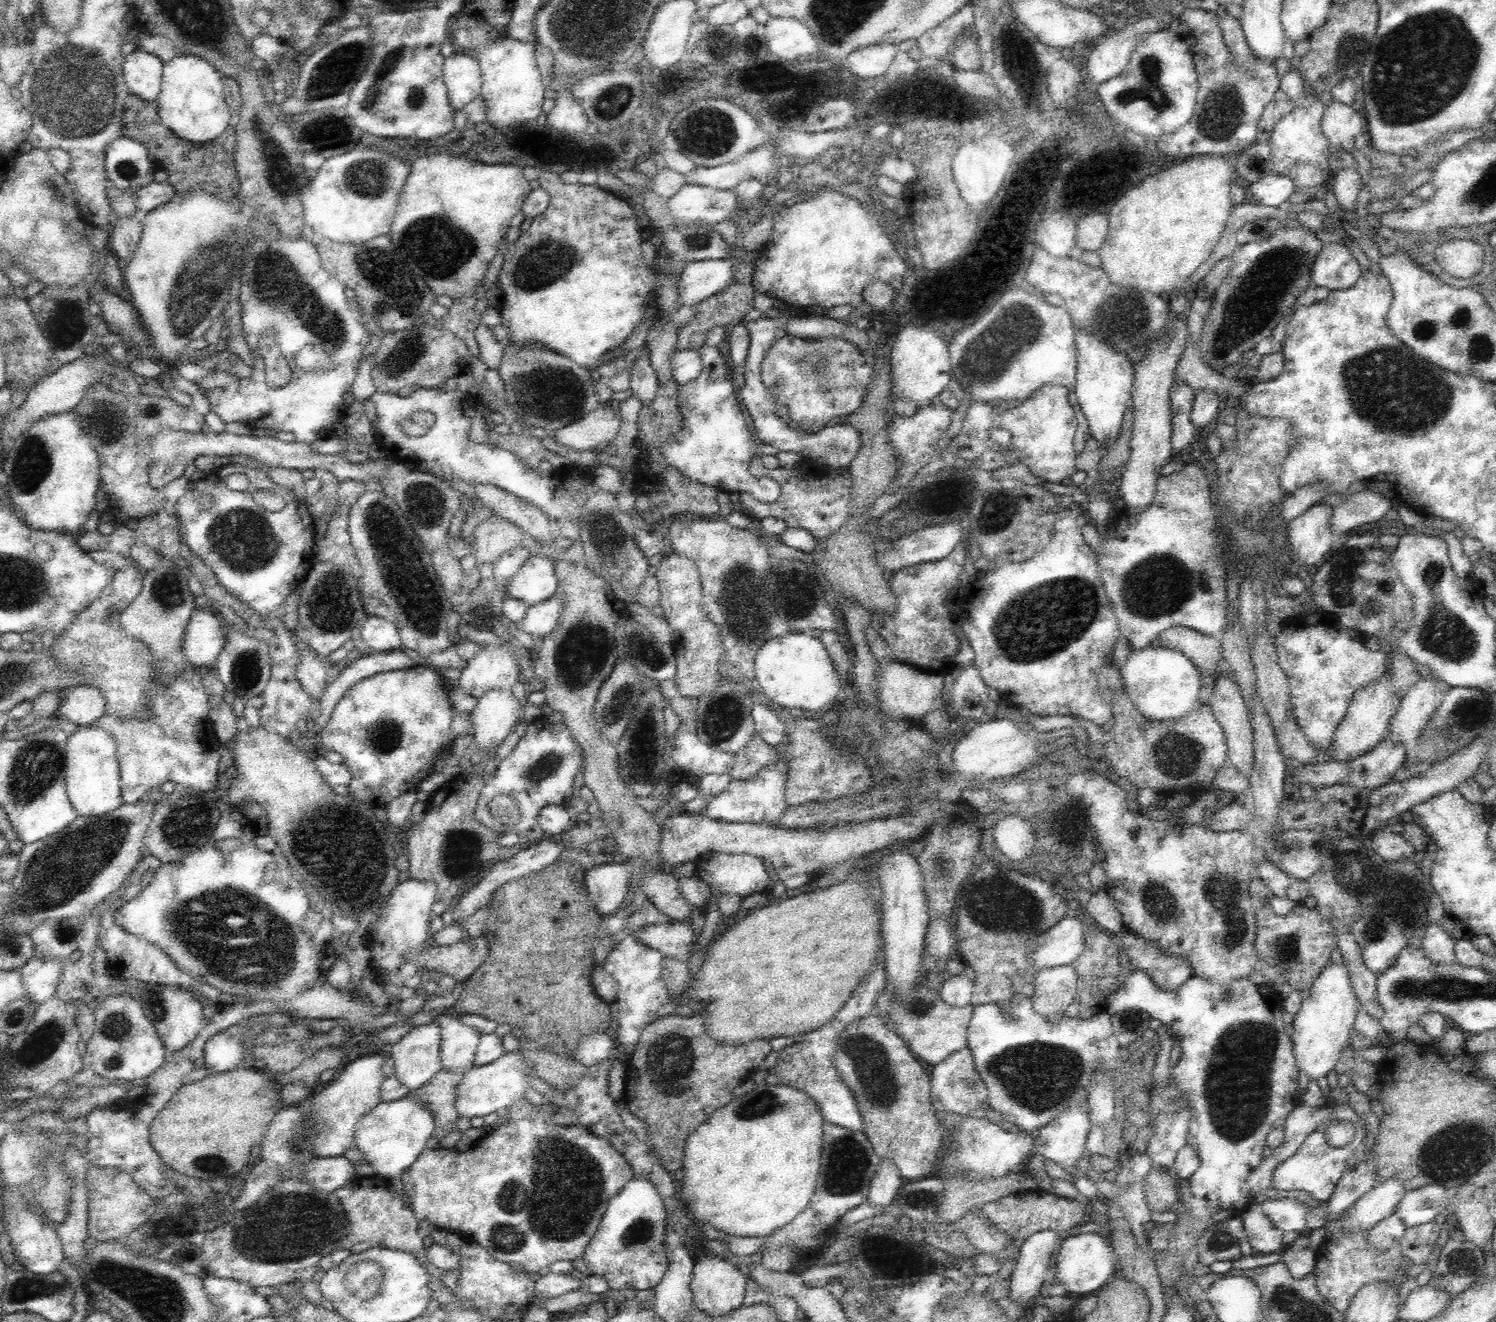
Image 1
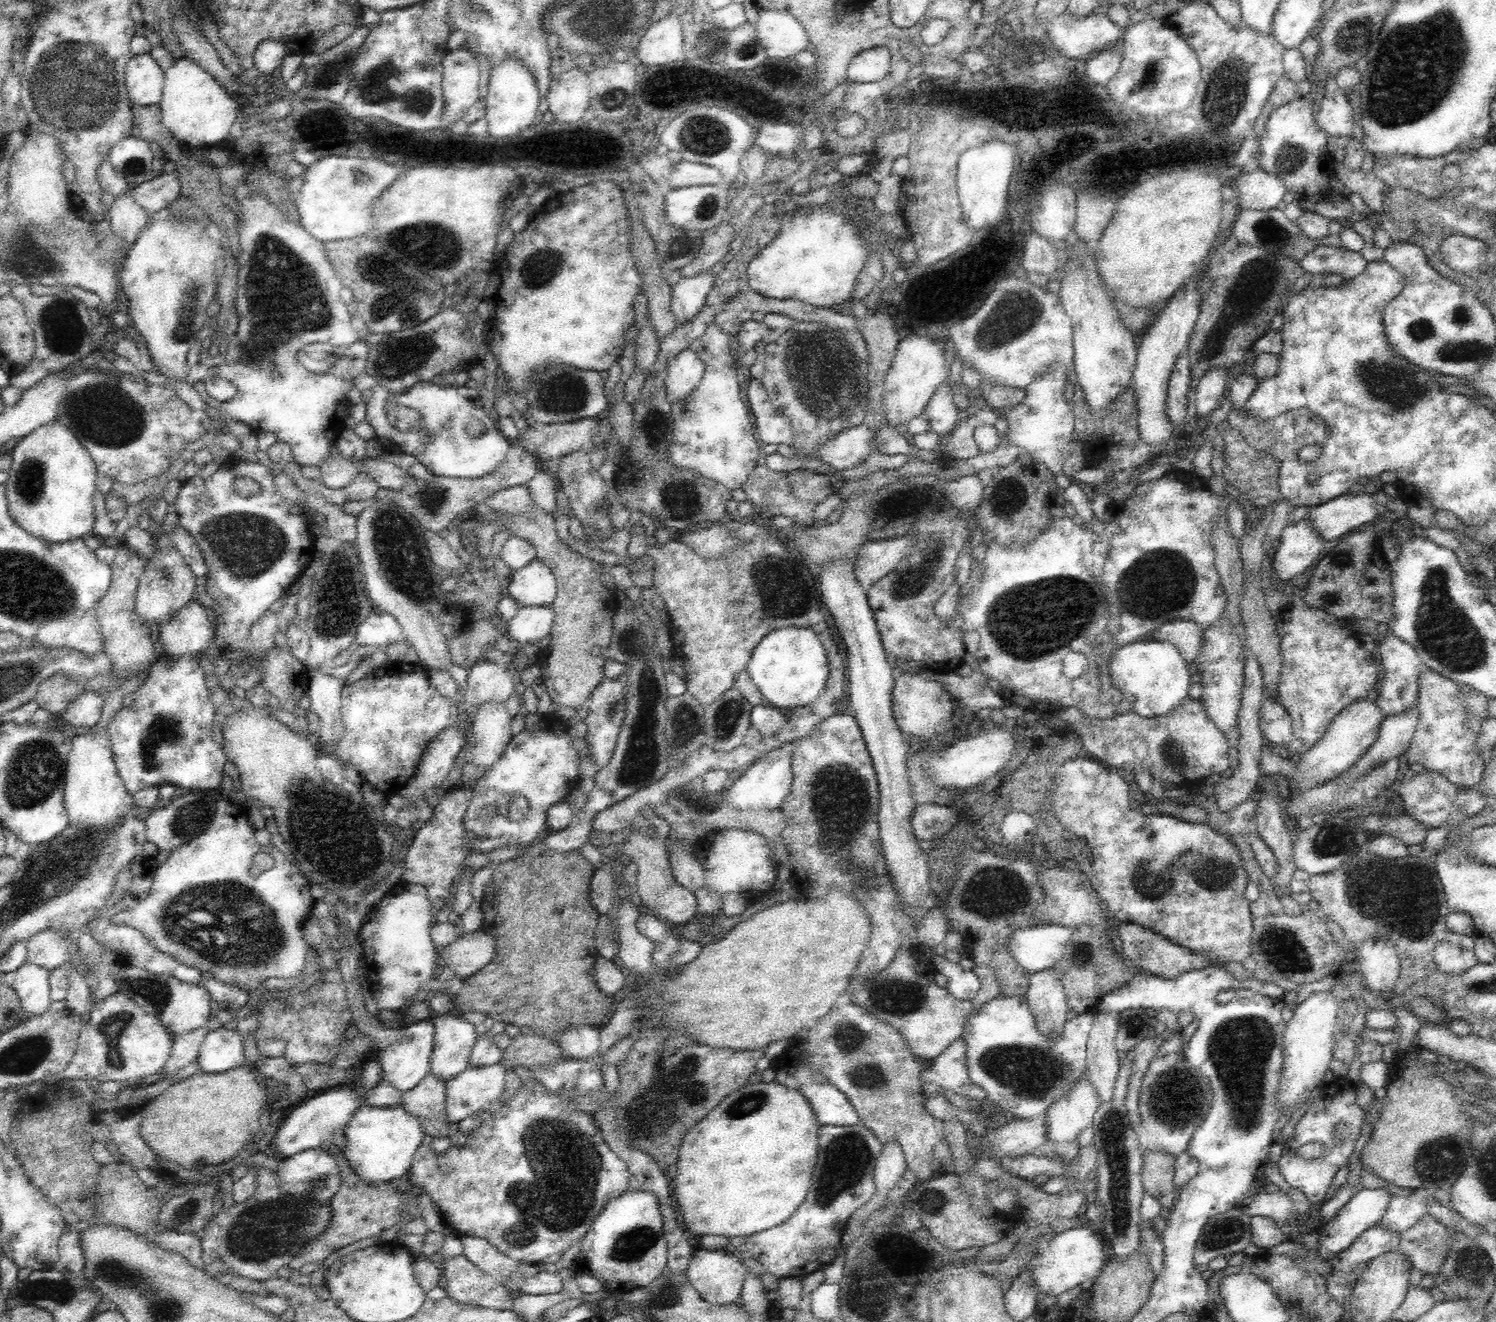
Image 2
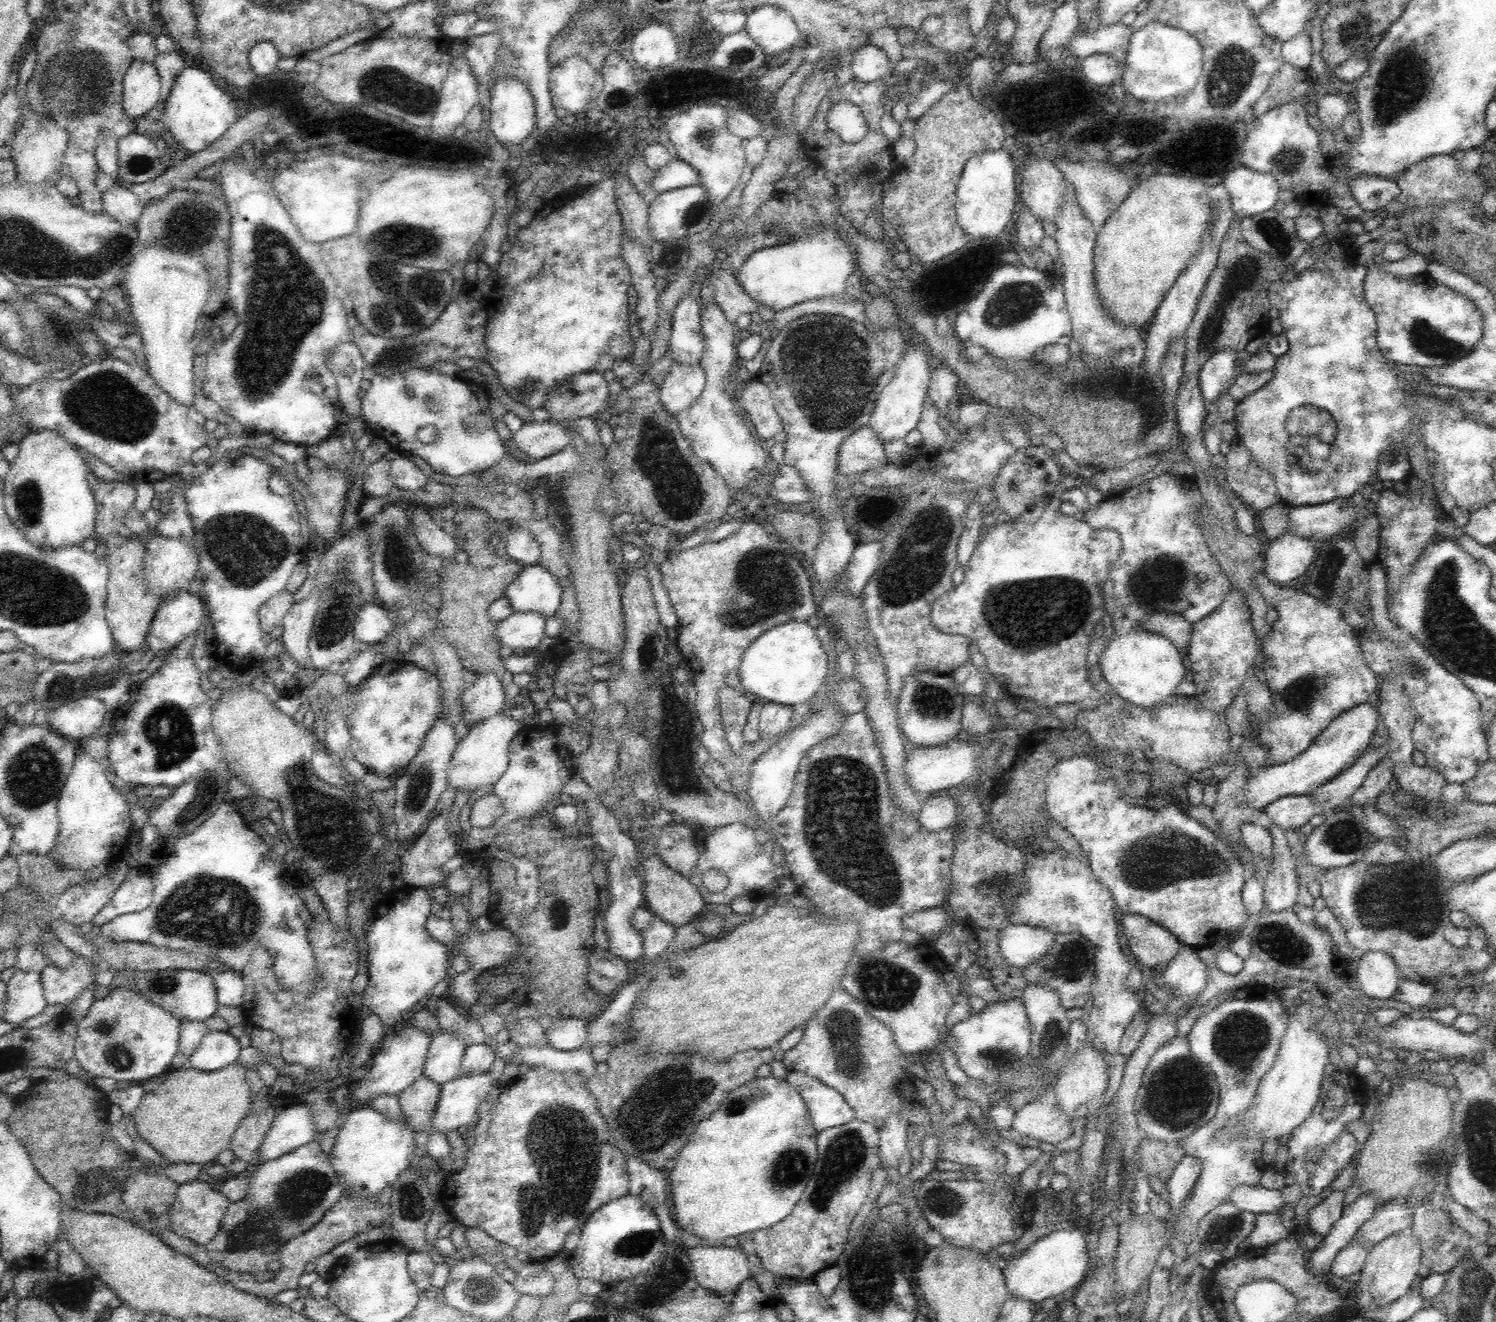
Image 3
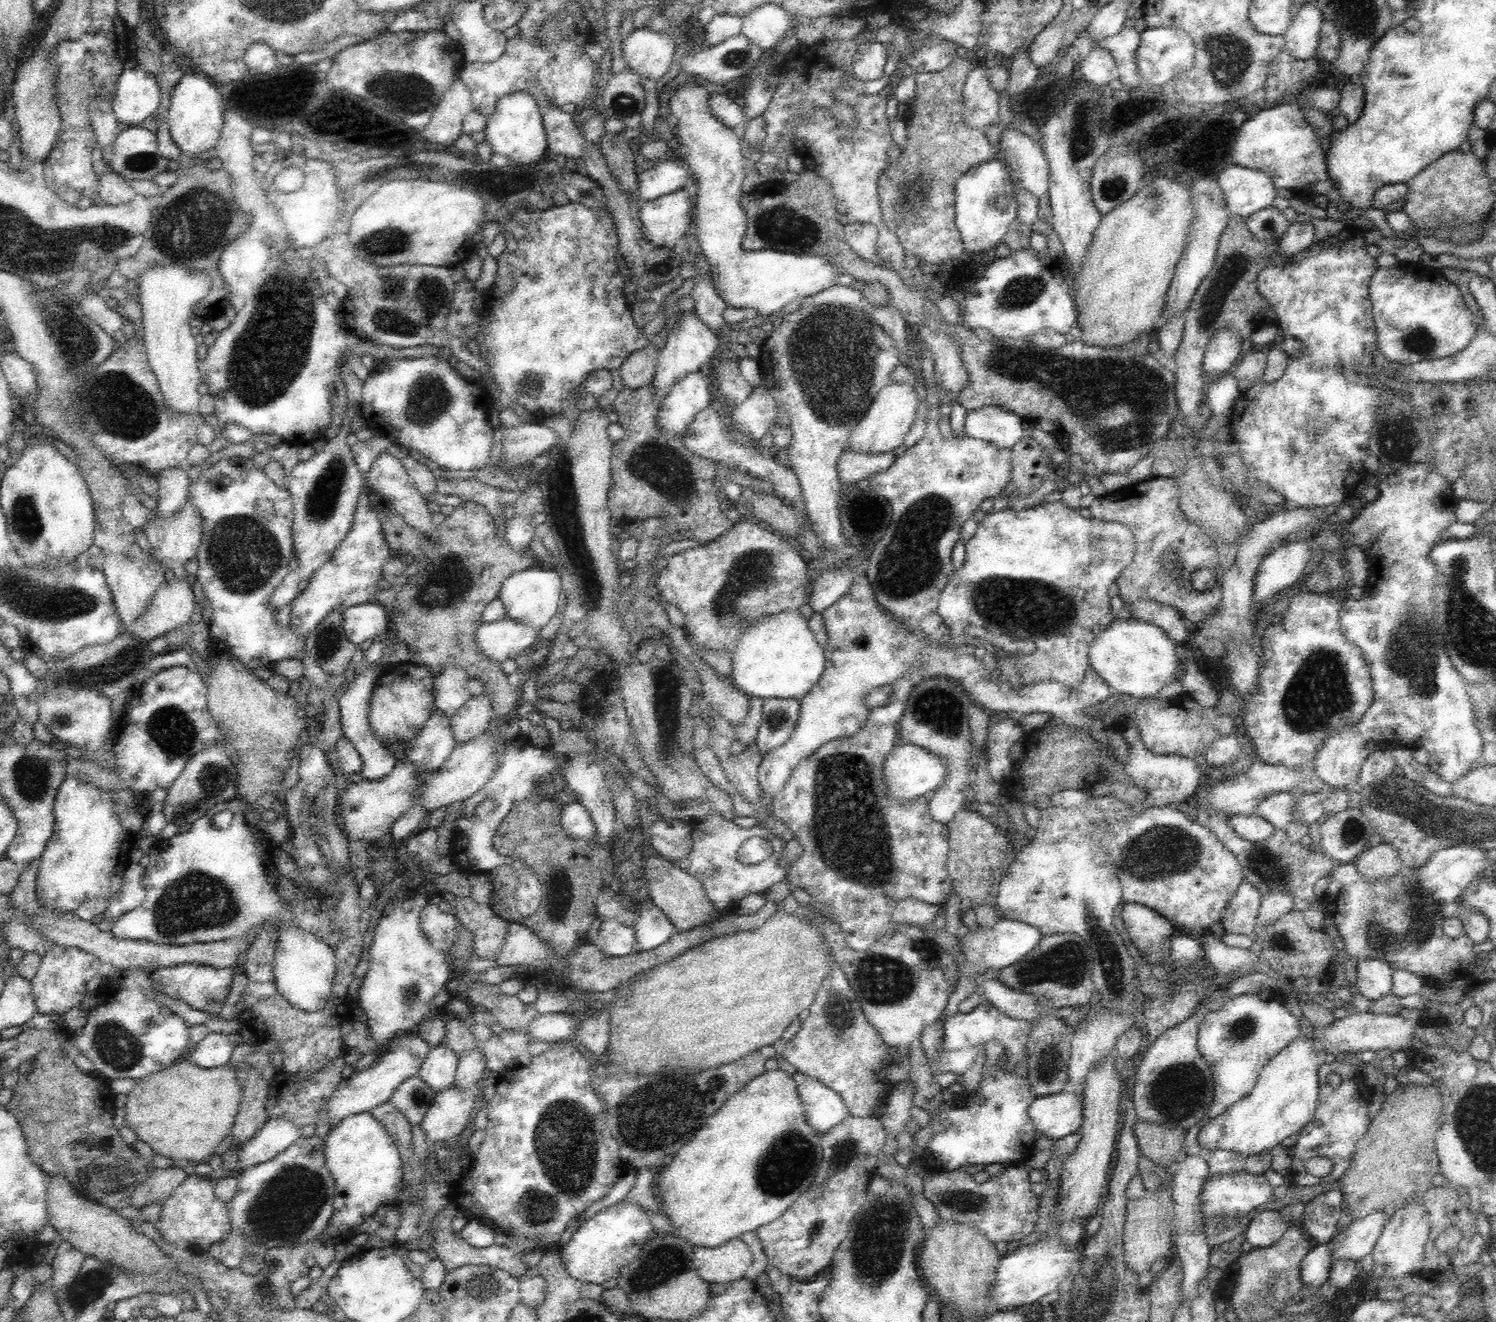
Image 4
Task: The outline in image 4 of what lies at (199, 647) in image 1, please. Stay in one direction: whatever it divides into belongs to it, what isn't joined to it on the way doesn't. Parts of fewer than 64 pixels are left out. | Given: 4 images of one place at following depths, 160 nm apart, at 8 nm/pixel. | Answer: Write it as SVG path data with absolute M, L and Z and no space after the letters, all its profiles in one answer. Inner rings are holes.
M178 578L171 582L165 580L160 589L156 590L146 611L129 627L129 631L134 636L144 640L158 638L158 636L162 636L166 632L170 633L170 630L189 622L196 604L192 588L186 580L179 580Z

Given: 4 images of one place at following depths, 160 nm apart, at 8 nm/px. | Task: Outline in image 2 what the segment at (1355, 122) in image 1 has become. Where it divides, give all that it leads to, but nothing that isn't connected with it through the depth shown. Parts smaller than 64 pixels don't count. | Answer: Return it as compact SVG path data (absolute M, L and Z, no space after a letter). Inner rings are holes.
M1336 84L1326 86L1324 98L1316 112L1317 126L1324 130L1329 138L1349 136L1353 132L1354 110Z

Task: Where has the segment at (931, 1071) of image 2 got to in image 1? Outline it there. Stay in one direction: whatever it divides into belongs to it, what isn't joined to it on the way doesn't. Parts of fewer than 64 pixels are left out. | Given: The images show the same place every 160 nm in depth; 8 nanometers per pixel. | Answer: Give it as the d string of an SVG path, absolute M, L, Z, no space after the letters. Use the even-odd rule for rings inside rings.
M968 1046L950 1054L943 1062L934 1065L931 1075L931 1098L933 1108L939 1112L970 1116L977 1109L987 1108L988 1090L976 1071Z

